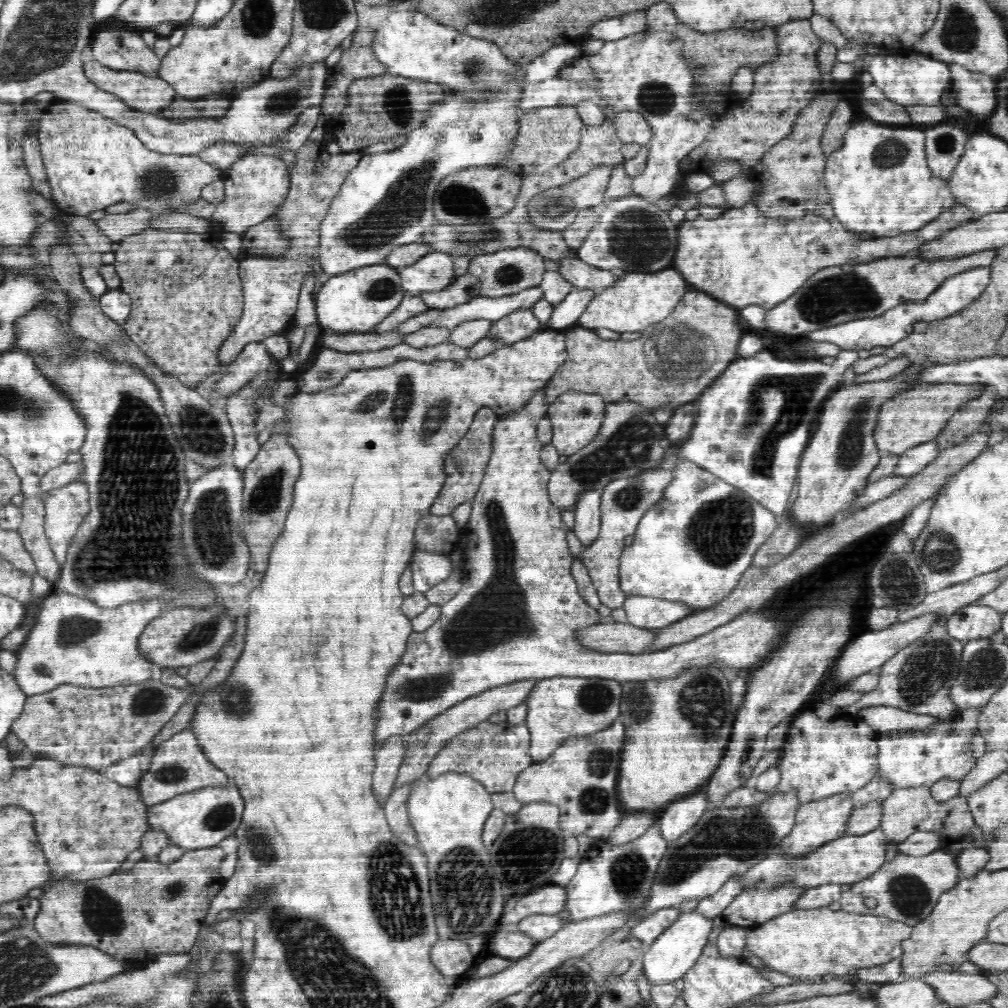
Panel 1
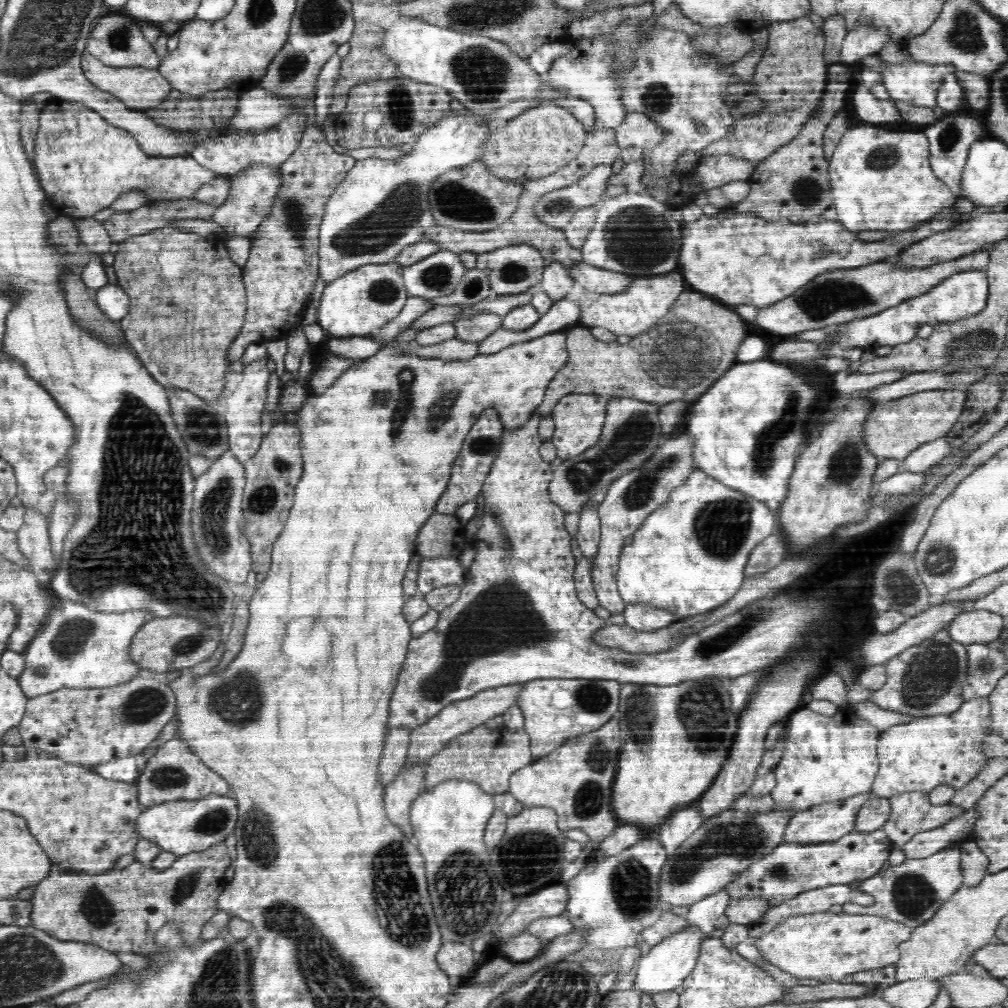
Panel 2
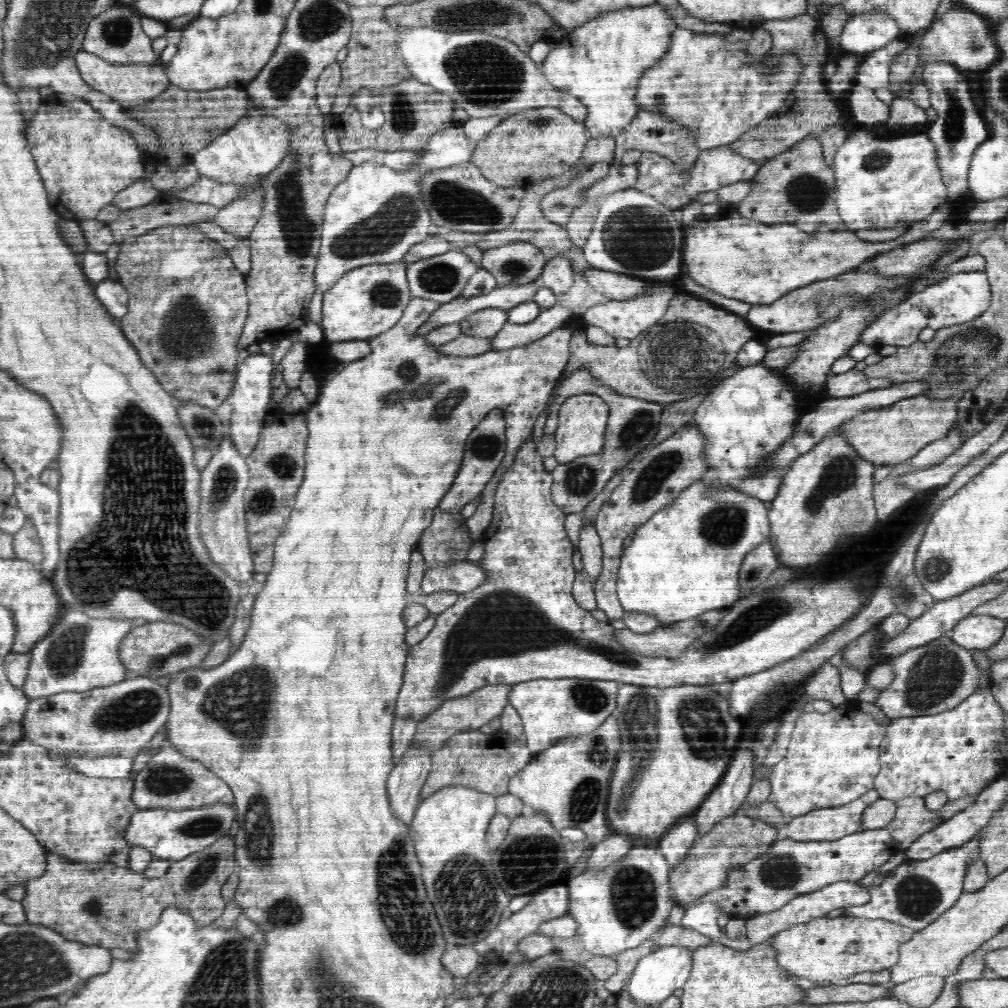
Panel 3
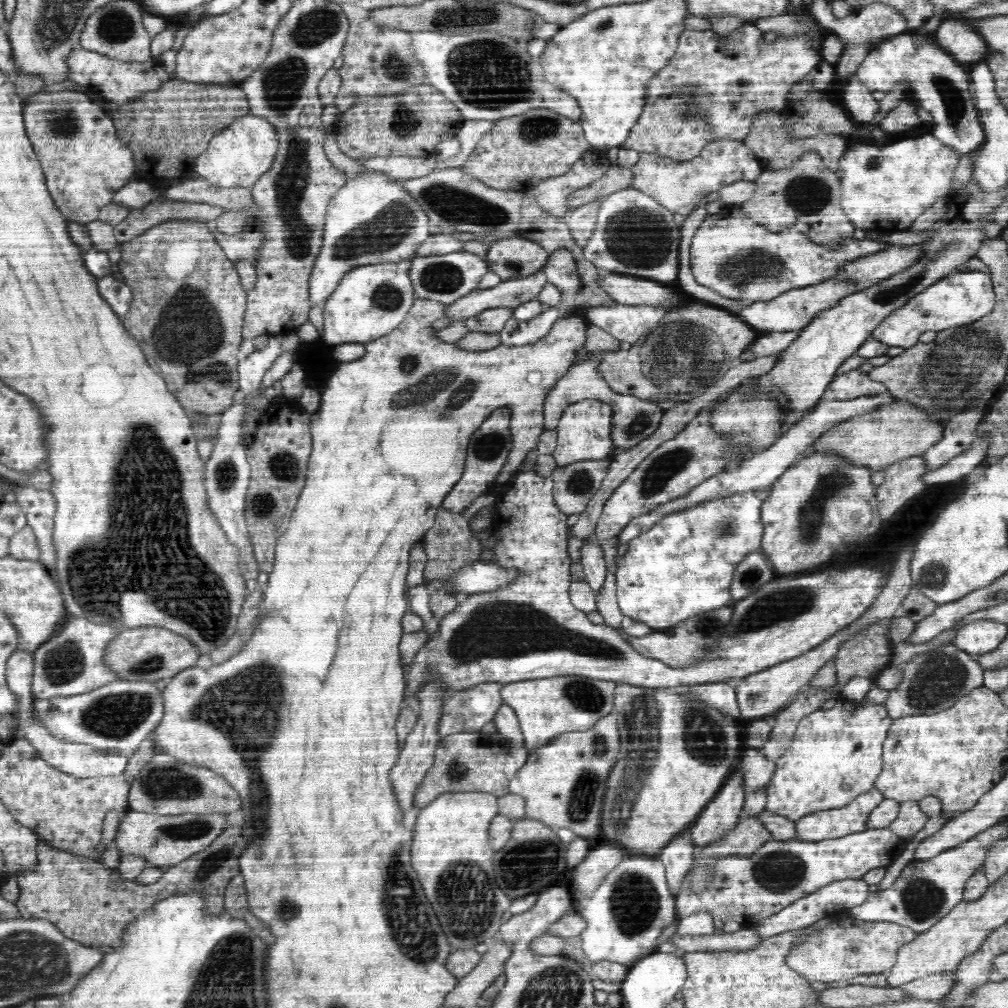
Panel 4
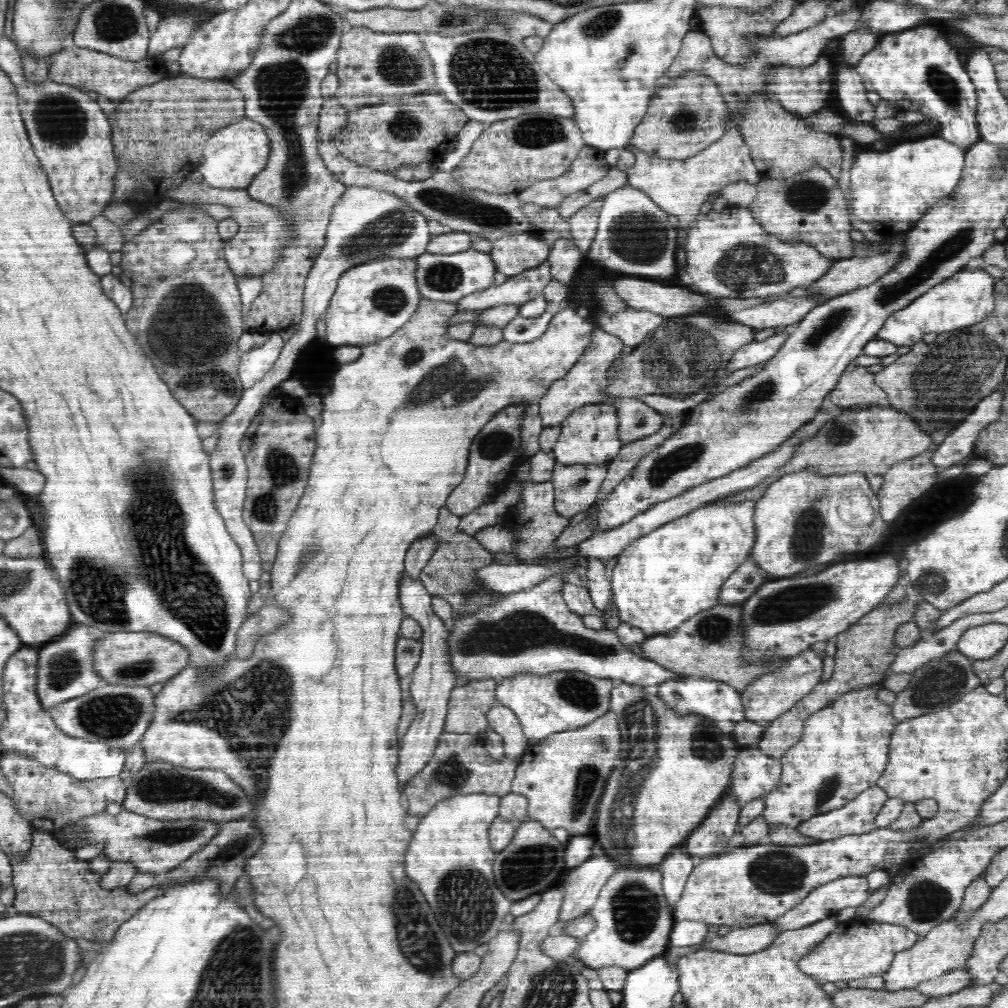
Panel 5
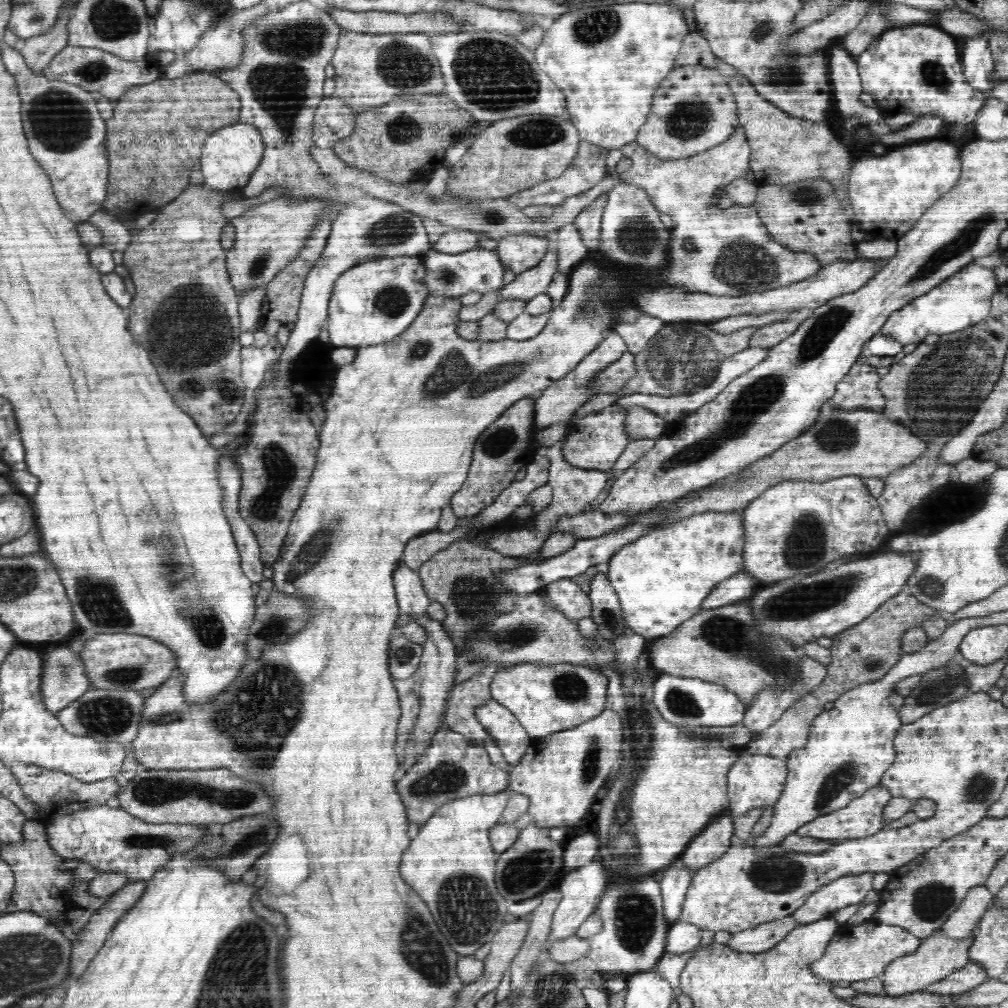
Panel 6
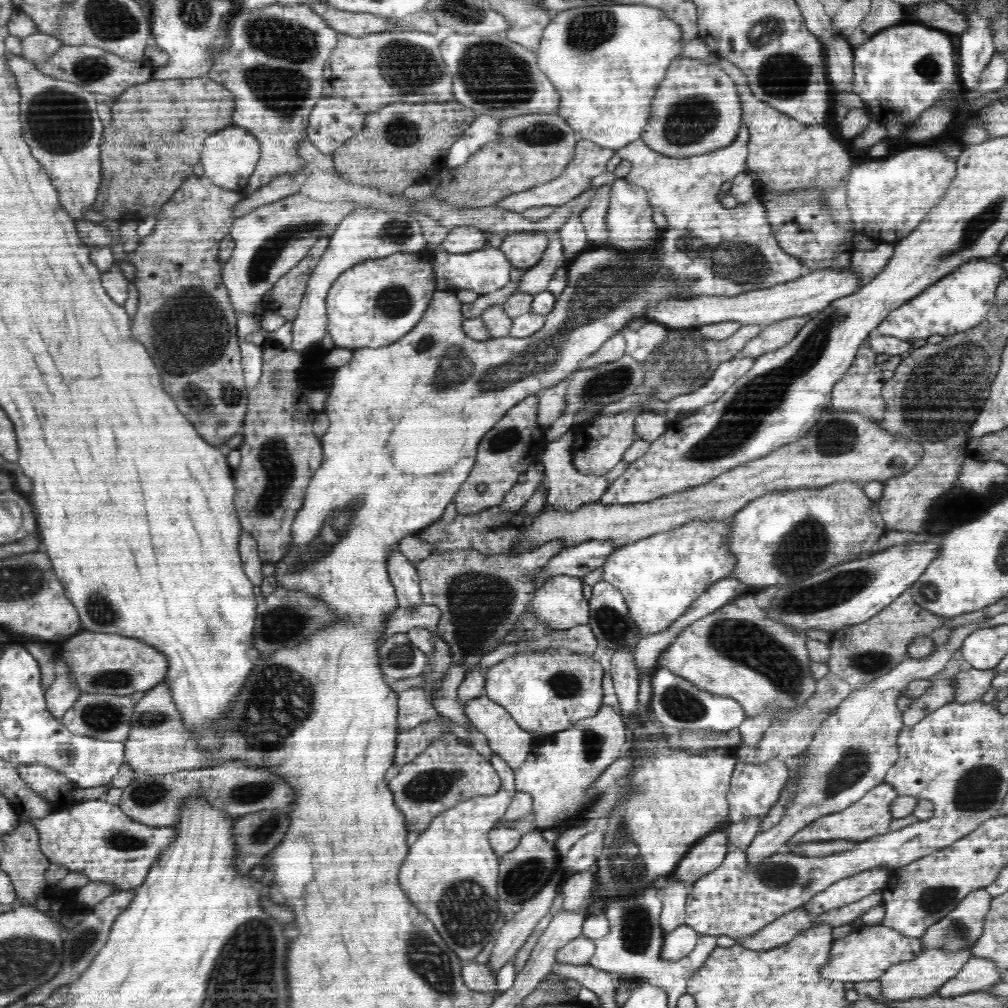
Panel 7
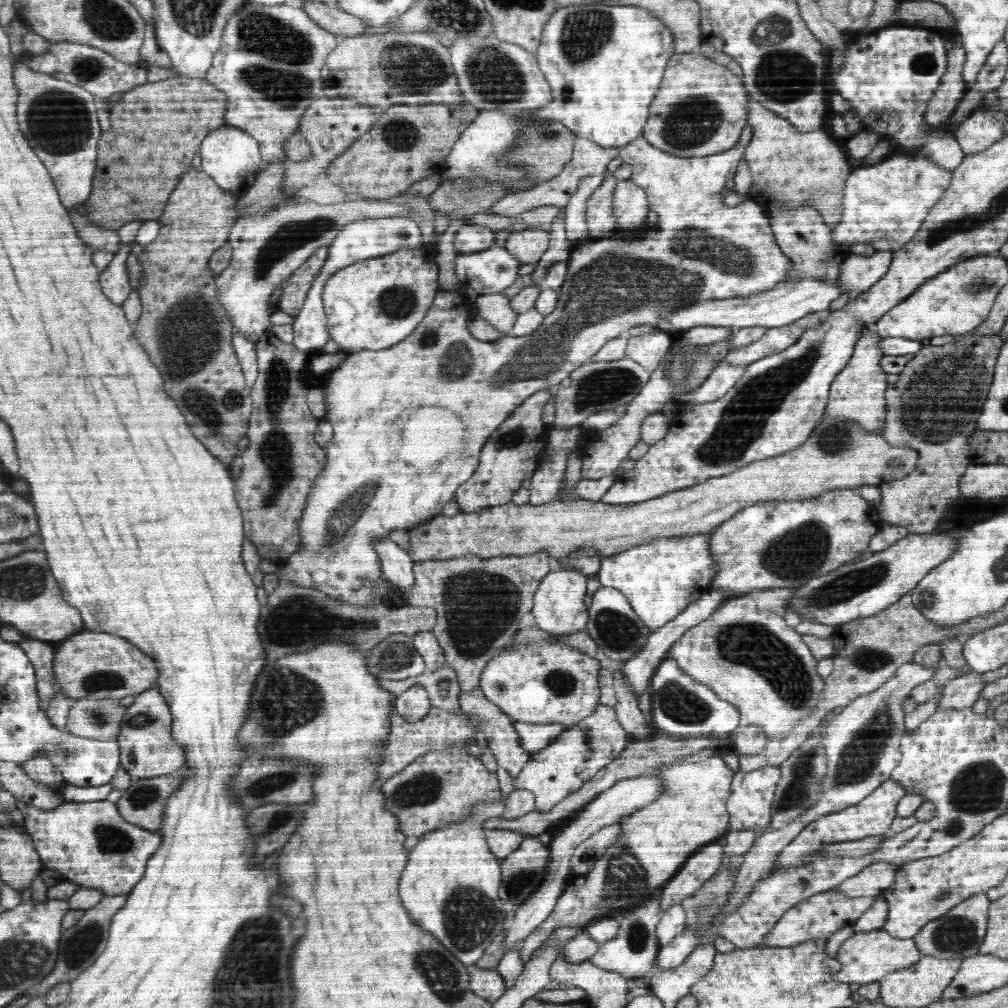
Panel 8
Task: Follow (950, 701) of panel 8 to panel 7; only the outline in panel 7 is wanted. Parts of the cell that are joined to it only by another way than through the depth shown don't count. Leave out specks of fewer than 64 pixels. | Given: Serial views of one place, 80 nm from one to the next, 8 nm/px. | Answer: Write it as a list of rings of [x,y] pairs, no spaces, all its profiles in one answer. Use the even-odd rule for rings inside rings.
[[[972,667],[970,670],[960,671],[955,676],[959,690],[957,698],[953,702],[976,701],[989,690],[996,675],[995,668],[978,670]]]

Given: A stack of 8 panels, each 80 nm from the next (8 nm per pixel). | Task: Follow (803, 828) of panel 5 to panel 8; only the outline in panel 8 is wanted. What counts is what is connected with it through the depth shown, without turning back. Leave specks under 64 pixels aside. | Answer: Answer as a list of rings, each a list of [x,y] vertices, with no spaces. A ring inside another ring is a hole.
[[[891,778],[883,782],[870,796],[866,796],[864,800],[846,807],[844,810],[831,812],[827,816],[808,824],[802,832],[784,847],[775,860],[775,864],[783,865],[783,868],[792,868],[793,865],[802,865],[806,861],[821,858],[820,850],[824,846],[836,844],[836,842],[855,841],[866,839],[871,836],[885,835],[891,828],[892,822],[897,818],[896,806],[907,792],[900,783],[893,781]]]

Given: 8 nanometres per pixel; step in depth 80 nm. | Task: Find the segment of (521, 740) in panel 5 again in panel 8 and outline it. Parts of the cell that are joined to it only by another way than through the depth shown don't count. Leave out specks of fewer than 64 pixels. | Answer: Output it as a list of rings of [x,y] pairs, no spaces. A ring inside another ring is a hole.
[[[480,690],[461,692],[459,702],[461,710],[465,714],[479,720],[479,724],[483,728],[482,731],[488,740],[489,750],[493,753],[497,765],[505,768],[508,774],[515,779],[520,774],[520,770],[530,760],[531,754],[520,747],[520,739],[514,729],[514,720],[508,714],[502,712],[496,704],[486,699],[486,696]]]

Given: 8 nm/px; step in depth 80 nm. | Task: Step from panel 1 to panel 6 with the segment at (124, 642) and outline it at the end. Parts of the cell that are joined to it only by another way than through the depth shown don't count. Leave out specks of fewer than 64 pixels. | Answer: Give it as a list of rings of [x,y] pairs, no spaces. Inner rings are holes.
[[[80,632],[72,634],[72,640],[64,640],[64,646],[52,648],[45,654],[41,669],[41,696],[45,708],[54,715],[60,713],[64,708],[68,708],[73,701],[80,699],[92,689],[90,679],[85,675],[84,665],[79,657],[78,649],[82,648],[82,637]]]

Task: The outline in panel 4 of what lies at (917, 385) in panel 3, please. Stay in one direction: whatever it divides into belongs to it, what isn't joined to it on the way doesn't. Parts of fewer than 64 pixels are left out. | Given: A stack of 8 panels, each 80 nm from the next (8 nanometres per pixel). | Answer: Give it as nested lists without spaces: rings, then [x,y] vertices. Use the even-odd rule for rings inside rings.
[[[887,391],[886,394],[876,394],[876,396],[860,396],[860,398],[854,398],[854,400],[819,401],[808,414],[804,414],[804,416],[800,418],[798,424],[794,424],[794,426],[790,427],[788,432],[785,432],[784,436],[780,436],[769,449],[764,450],[764,452],[755,453],[752,458],[745,458],[744,462],[742,462],[738,468],[732,468],[732,470],[728,472],[719,472],[716,476],[713,476],[713,478],[698,484],[698,486],[688,492],[688,494],[679,496],[671,500],[671,502],[658,506],[658,508],[648,515],[640,515],[638,519],[632,520],[632,522],[620,532],[619,544],[628,544],[632,538],[636,538],[636,536],[640,536],[641,533],[644,533],[646,529],[652,528],[662,516],[668,516],[670,512],[675,512],[677,509],[686,509],[692,505],[700,504],[701,501],[714,500],[736,493],[747,491],[762,493],[765,489],[771,489],[777,478],[788,467],[794,465],[798,458],[802,457],[802,454],[807,451],[807,448],[832,425],[838,424],[853,416],[867,413],[868,411],[874,410],[877,406],[893,403],[894,401],[896,400],[889,391]]]

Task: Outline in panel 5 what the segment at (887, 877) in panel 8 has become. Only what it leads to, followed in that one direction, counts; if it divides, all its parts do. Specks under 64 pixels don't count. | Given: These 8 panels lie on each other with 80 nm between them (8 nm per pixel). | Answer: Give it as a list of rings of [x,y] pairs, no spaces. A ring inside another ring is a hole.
[[[847,876],[815,888],[806,898],[773,922],[780,932],[796,930],[830,918],[839,910],[858,907],[870,895],[868,879],[864,876]]]

